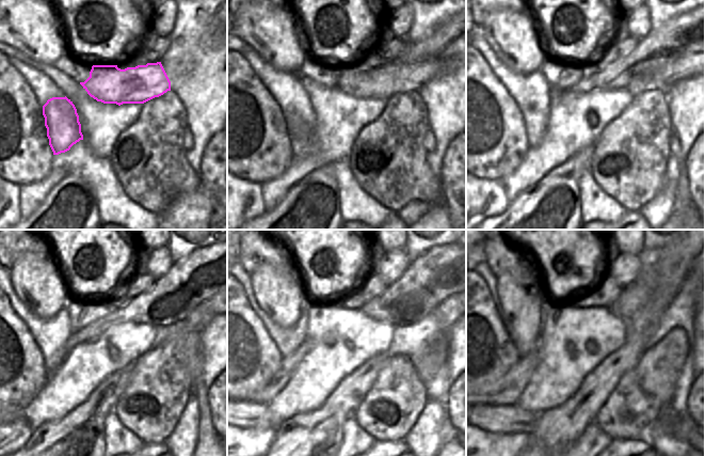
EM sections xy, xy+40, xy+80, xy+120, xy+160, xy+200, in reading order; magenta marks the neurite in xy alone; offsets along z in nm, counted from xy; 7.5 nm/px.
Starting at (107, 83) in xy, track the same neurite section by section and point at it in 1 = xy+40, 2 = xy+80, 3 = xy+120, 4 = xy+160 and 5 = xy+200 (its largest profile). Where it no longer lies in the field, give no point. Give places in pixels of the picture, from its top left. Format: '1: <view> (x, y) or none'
1: xy+40 (420, 64)
2: xy+80 (654, 64)
3: xy+120 (174, 297)
4: xy+160 (414, 295)
5: xy+200 (613, 308)

